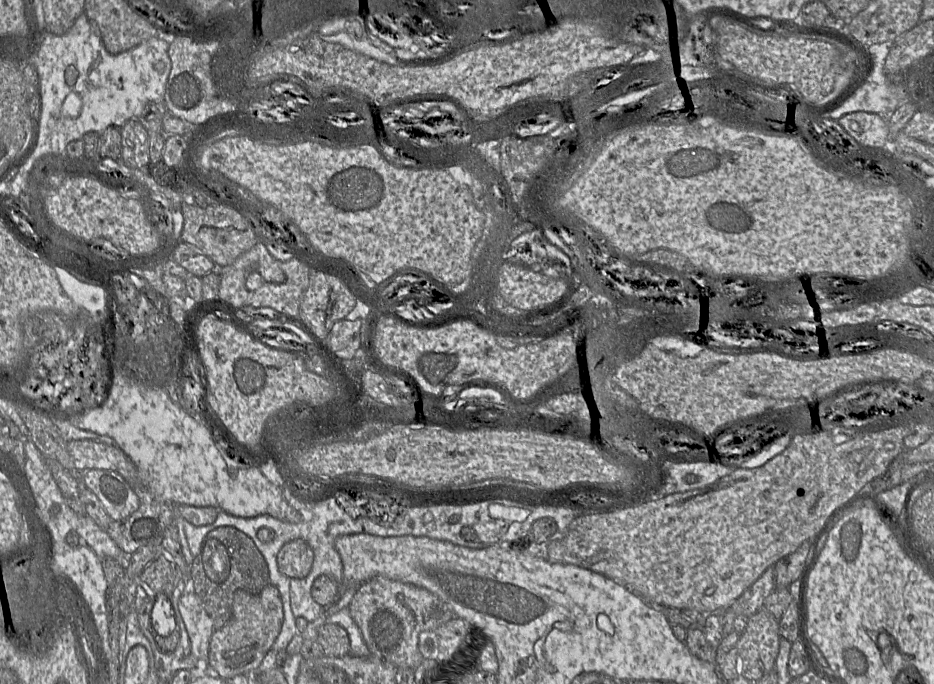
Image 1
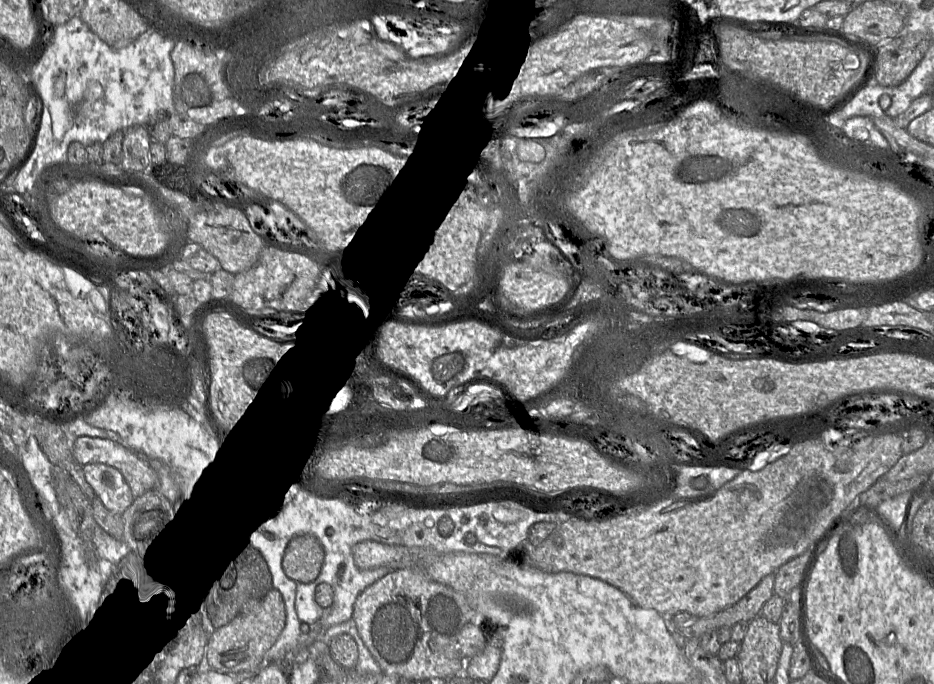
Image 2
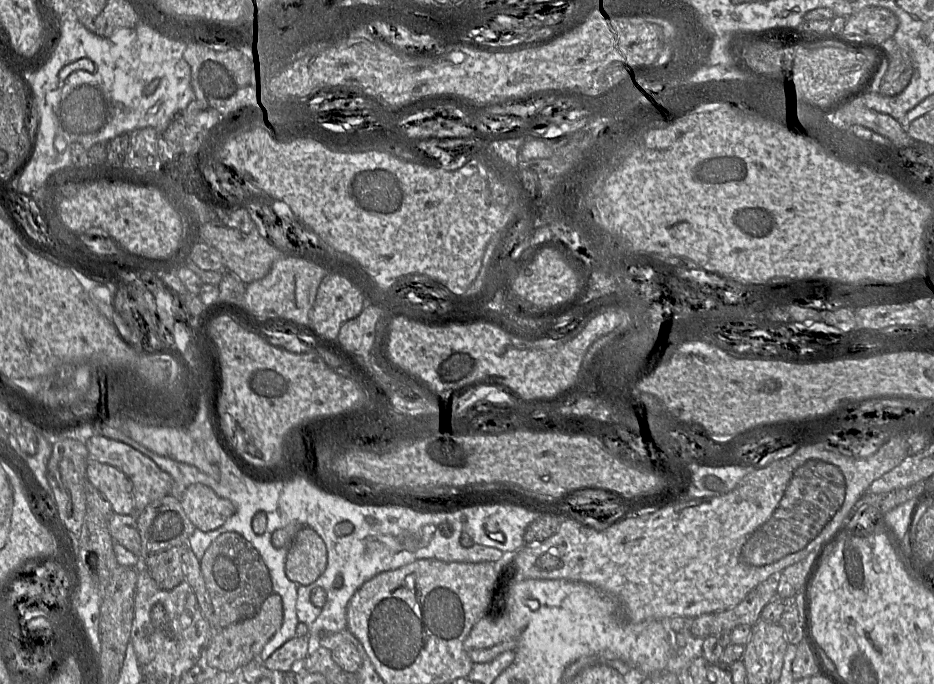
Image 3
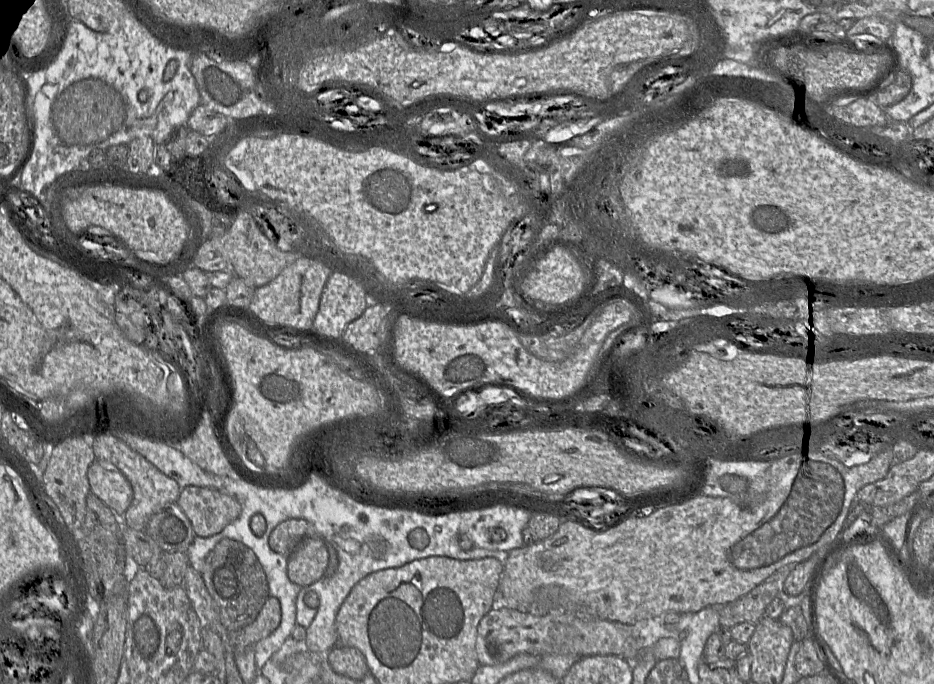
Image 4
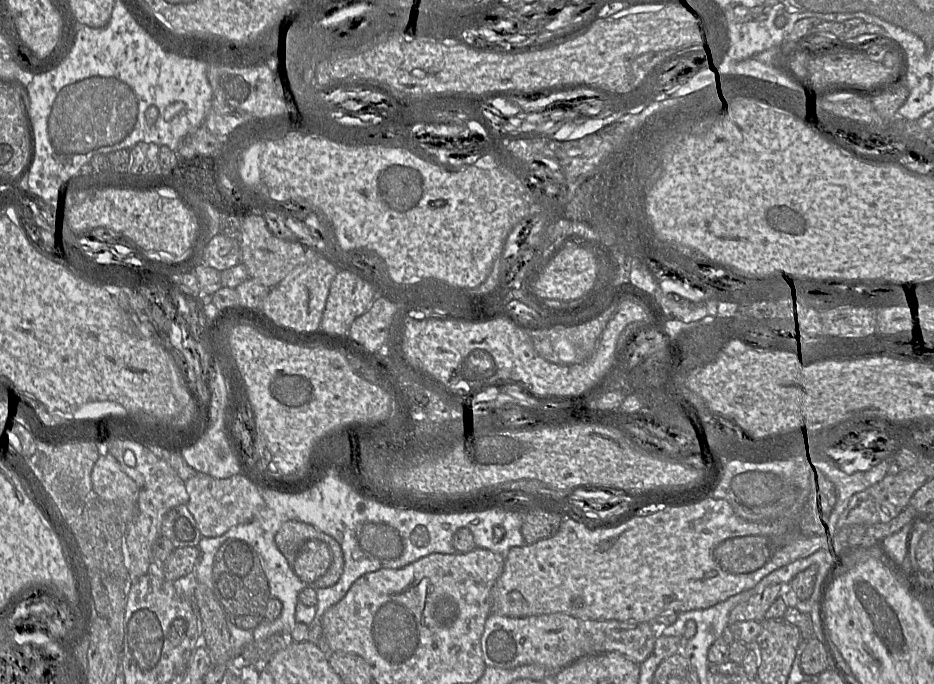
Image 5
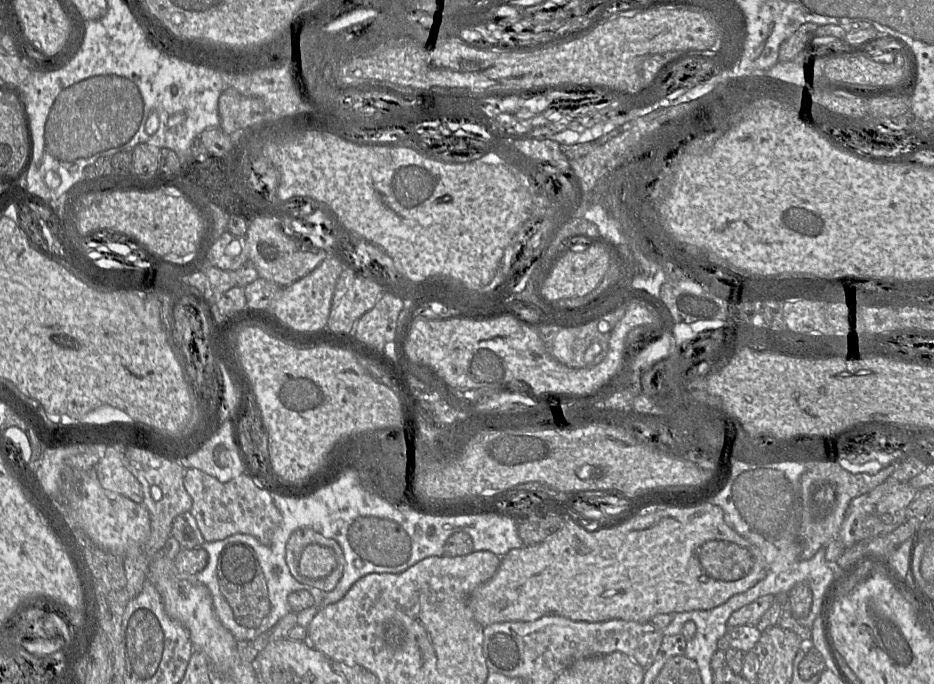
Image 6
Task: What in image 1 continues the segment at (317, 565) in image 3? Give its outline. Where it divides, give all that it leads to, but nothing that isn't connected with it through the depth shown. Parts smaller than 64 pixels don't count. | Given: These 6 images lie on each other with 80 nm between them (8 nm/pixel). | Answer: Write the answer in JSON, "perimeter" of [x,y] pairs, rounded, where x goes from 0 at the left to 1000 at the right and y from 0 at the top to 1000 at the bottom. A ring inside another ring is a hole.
{"perimeter":[[[317,788],[303,797],[297,811],[297,826],[308,845],[327,845],[333,835],[336,807],[324,788]]]}

